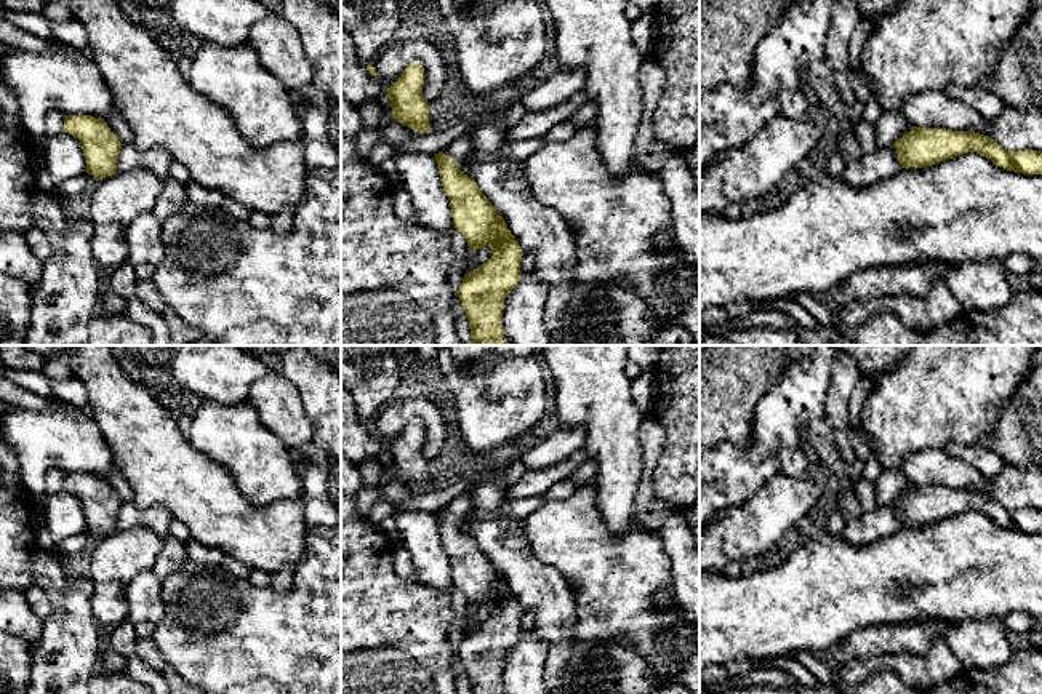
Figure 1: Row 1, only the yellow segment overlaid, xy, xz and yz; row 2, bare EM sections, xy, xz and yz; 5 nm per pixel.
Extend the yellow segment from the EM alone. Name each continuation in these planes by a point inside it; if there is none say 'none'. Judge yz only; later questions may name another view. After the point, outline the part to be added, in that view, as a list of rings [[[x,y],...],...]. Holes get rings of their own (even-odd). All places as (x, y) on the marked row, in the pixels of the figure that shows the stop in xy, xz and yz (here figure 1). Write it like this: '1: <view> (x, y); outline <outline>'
none

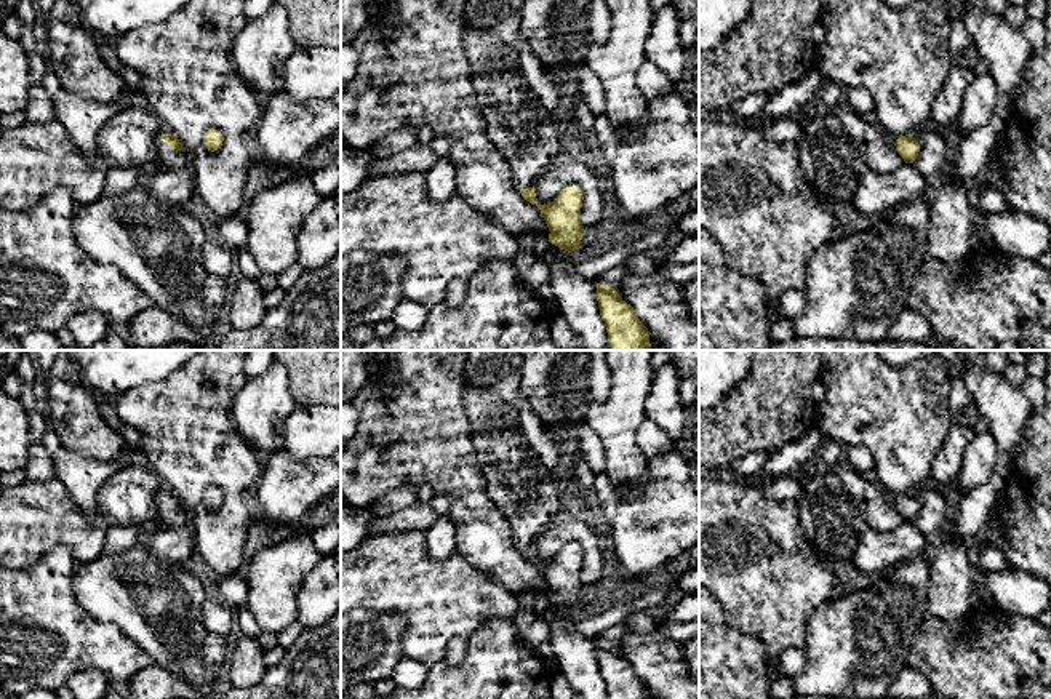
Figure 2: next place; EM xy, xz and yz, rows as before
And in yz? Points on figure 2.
1: yz (842, 146); outline [[[816,106],[811,130],[793,144],[809,189],[835,206],[853,205],[864,174],[889,173],[905,163],[885,131],[849,106]]]

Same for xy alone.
1: xy (168, 157); outline [[[158,141],[158,158],[157,163],[152,166],[155,168],[189,168],[190,166],[190,157],[187,152],[171,149],[168,142]]]

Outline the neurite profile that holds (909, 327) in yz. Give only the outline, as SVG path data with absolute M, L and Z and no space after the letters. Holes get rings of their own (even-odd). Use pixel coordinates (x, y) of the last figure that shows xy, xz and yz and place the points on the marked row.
M905 307L894 320L888 339L894 342L936 342L934 330L929 322L909 307Z

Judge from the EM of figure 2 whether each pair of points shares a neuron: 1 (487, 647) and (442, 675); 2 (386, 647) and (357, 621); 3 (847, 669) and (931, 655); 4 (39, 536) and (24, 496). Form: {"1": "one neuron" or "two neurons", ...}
{"1": "one neuron", "2": "one neuron", "3": "two neurons", "4": "one neuron"}

